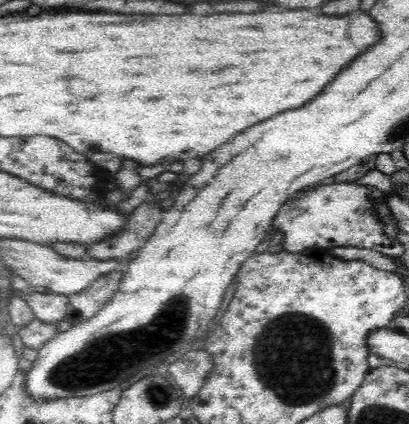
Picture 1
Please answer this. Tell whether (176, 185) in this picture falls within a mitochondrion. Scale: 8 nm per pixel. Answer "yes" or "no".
no

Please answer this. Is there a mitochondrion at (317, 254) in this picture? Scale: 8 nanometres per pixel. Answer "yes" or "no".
no

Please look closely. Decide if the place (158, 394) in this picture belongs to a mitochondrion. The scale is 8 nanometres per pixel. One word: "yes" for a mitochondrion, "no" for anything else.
yes

